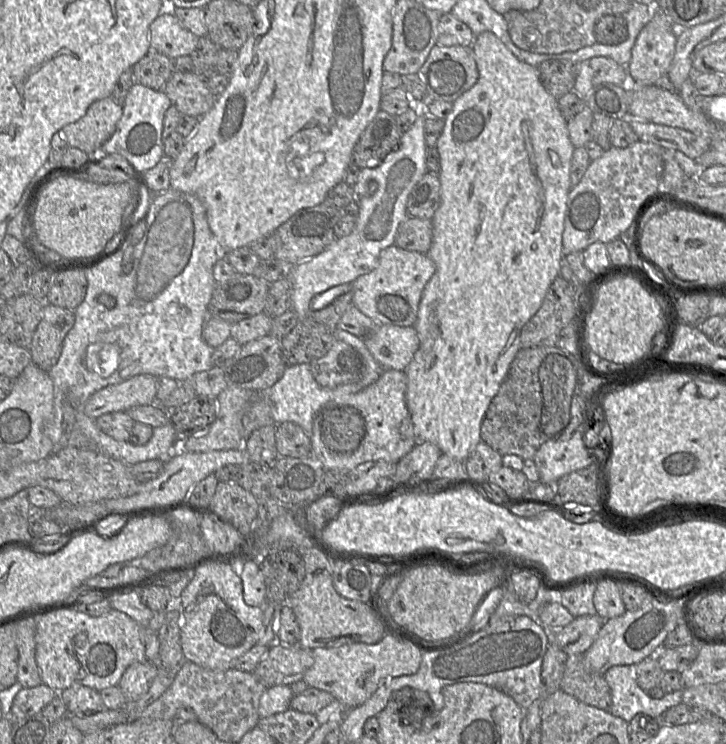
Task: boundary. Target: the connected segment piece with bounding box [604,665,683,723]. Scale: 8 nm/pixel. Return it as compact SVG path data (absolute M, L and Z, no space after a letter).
M612 666L604 674L610 687L611 707L609 712L612 715L620 717L628 723L639 713L660 720L669 708L682 702L682 690L665 694L661 699L651 698L637 684L634 666Z

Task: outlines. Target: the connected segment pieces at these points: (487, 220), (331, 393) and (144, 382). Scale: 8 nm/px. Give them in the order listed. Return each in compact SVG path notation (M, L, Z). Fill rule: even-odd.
M484 31L477 36L472 43L472 49L479 71L478 81L453 102L452 111L445 119L443 131L437 141L440 155L440 206L431 219L433 225L432 243L426 253L434 261L436 271L423 289L417 320L413 325L419 337L419 347L411 362L404 369L407 377L406 405L418 441L436 445L442 454L462 464L477 444L482 441L480 437L481 422L521 348L520 332L522 327L539 310L548 288L560 275L561 261L564 256L562 235L565 228L568 196L571 191L571 161L575 150L570 140L567 121L559 109L557 99L549 94L540 82L538 67L519 60L490 31Z
M338 327L333 329L333 333L336 340L352 346L362 355L365 362L363 376L358 382L344 384L334 389L329 389L317 384L312 376L310 363L287 366L282 377L266 391L266 394L272 403L271 413L275 425L282 422L294 422L298 424L310 437L314 418L324 405L339 399L344 395L354 394L361 391L365 387L377 381L385 370L367 349L364 338L341 330Z
M138 374L94 392L85 402L83 411L87 416L96 419L109 412L128 411L134 406L154 404L157 388L157 377Z

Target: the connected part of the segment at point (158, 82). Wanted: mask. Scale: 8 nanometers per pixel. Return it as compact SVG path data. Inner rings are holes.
M150 47L146 55L132 66L132 73L133 83L163 90L173 73L173 60Z

